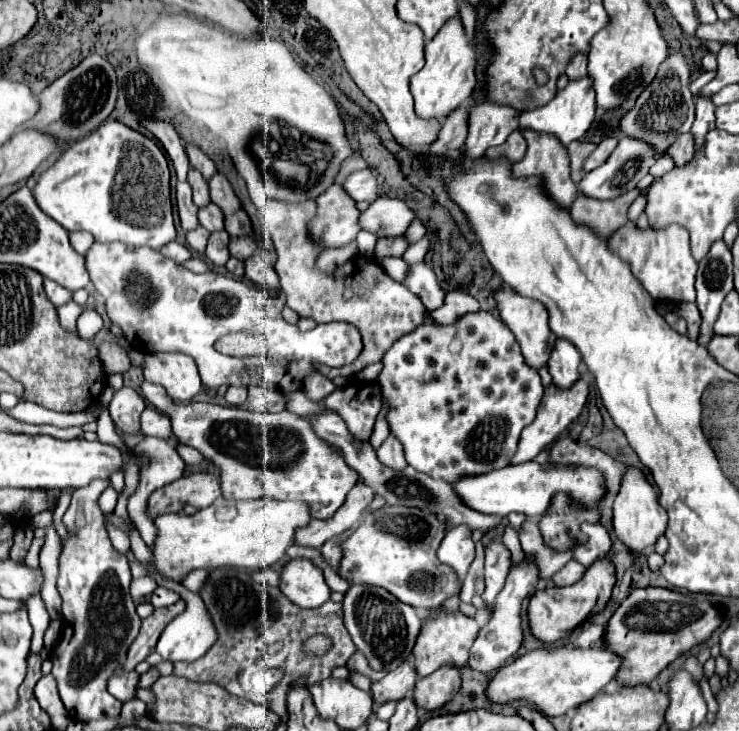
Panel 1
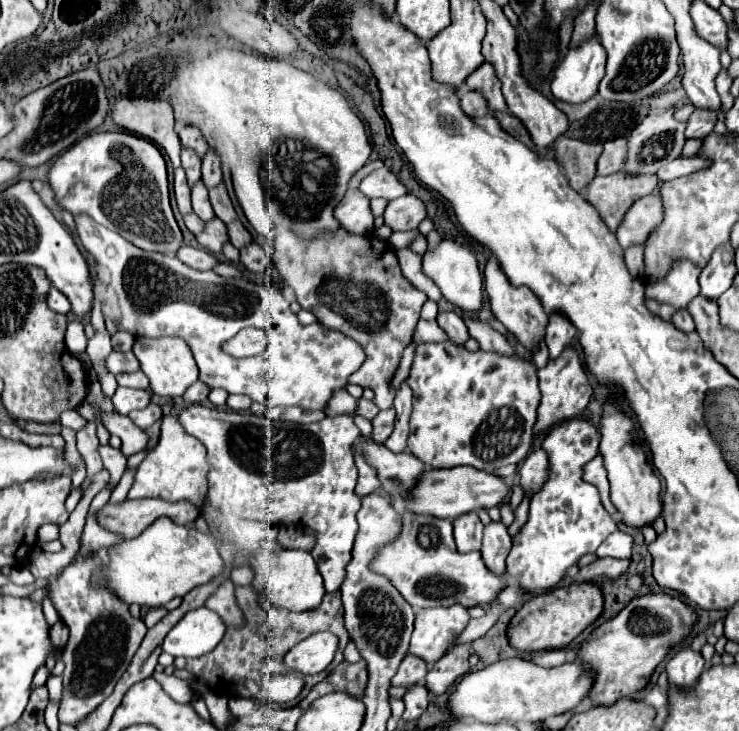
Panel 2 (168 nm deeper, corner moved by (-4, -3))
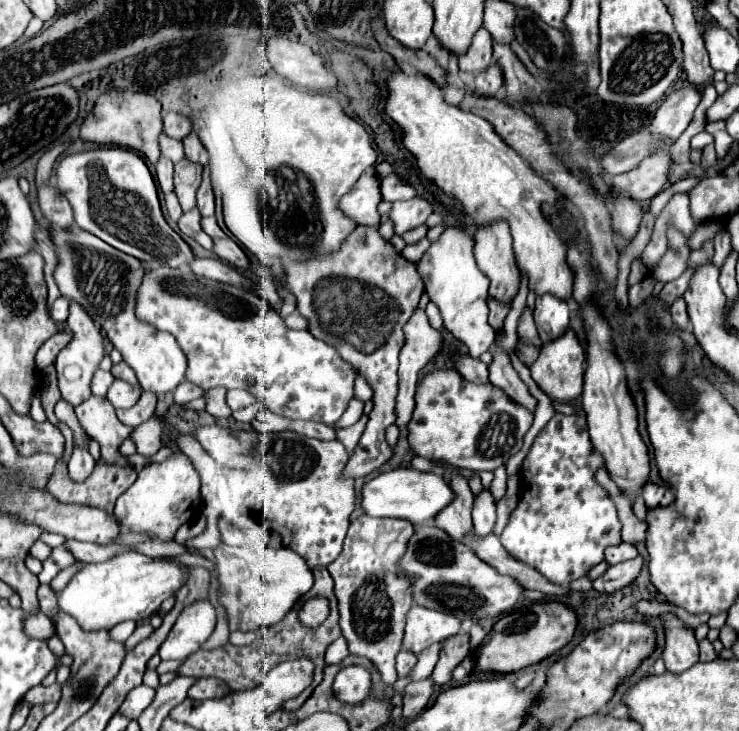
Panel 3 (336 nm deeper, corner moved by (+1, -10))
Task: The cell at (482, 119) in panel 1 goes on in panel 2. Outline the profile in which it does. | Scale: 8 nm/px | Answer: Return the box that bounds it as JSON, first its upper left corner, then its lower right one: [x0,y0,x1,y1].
[465,60,509,112]

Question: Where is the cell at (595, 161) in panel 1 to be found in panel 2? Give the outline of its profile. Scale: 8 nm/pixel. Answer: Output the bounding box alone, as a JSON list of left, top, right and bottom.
[597,138,627,176]

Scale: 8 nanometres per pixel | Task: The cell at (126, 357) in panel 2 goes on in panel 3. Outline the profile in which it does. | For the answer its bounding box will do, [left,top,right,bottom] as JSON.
[112,361,138,385]

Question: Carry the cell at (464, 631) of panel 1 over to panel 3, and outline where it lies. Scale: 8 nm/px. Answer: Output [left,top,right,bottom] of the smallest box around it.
[402,605,460,655]

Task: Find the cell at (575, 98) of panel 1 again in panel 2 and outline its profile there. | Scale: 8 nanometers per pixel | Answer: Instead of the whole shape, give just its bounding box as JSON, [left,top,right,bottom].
[551,32,605,104]

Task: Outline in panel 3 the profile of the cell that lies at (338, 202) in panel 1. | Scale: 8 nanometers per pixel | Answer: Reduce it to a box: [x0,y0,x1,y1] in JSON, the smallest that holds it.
[340,169,380,227]

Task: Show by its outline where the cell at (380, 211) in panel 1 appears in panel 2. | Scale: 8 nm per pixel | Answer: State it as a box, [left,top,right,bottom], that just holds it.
[385,194,425,230]

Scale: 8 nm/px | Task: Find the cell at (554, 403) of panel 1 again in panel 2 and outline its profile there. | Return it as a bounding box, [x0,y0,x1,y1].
[535,348,593,434]

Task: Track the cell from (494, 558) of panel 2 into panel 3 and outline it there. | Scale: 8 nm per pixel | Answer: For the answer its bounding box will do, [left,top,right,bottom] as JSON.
[472,491,496,537]

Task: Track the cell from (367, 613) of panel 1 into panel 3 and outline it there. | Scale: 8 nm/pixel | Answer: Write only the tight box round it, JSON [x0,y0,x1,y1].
[326,513,414,687]

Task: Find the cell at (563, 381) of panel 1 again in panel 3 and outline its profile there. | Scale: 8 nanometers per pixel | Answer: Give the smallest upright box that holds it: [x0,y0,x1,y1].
[534,295,570,345]

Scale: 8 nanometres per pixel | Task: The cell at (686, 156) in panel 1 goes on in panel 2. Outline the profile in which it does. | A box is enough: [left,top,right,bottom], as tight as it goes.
[685,108,717,138]

